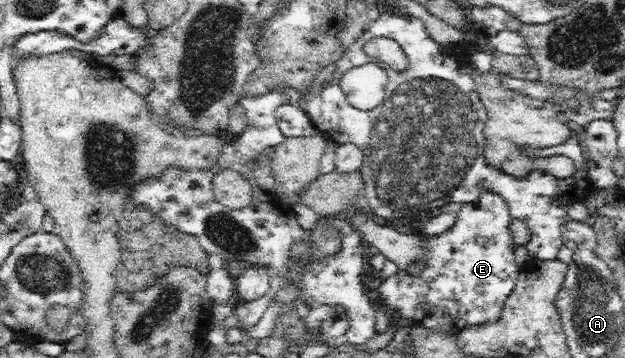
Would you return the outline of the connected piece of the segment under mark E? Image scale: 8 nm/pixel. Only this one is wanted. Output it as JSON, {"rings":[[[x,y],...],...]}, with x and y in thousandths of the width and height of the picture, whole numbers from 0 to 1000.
{"rings":[[[773,536],[762,564],[733,575],[726,634],[704,656],[677,659],[683,732],[669,774],[637,754],[614,779],[606,802],[608,846],[662,905],[723,936],[752,908],[794,897],[832,771],[814,640],[819,615],[810,559],[789,536]]]}

